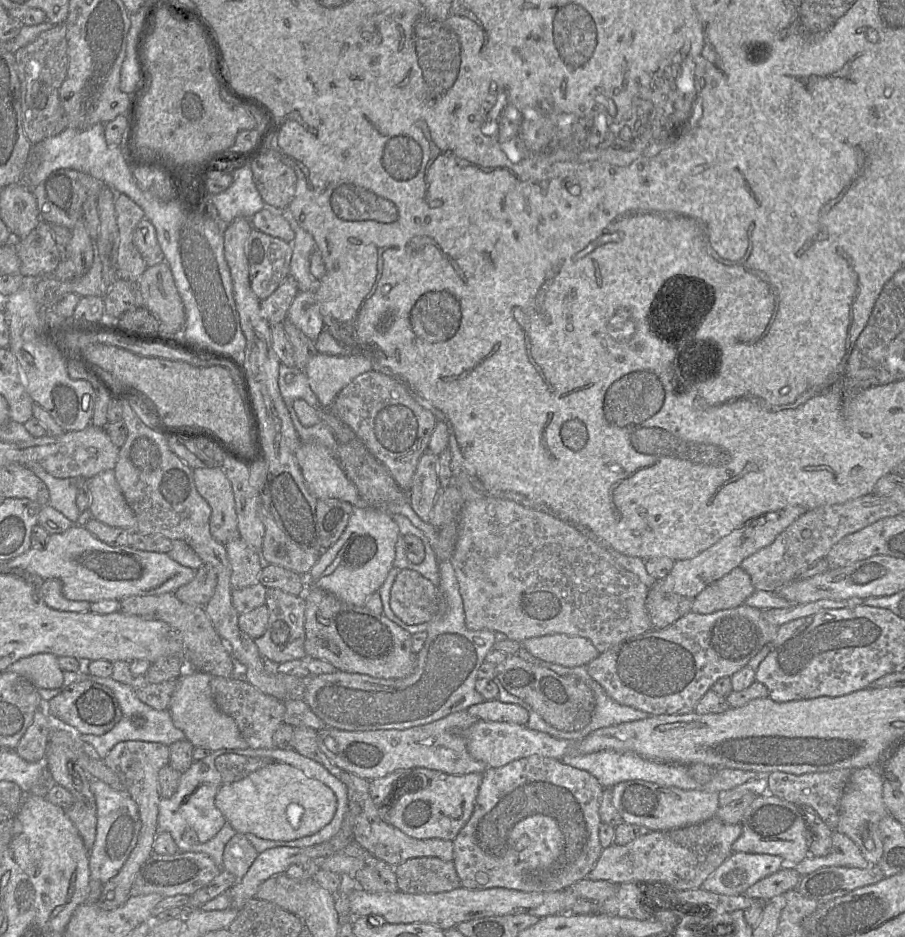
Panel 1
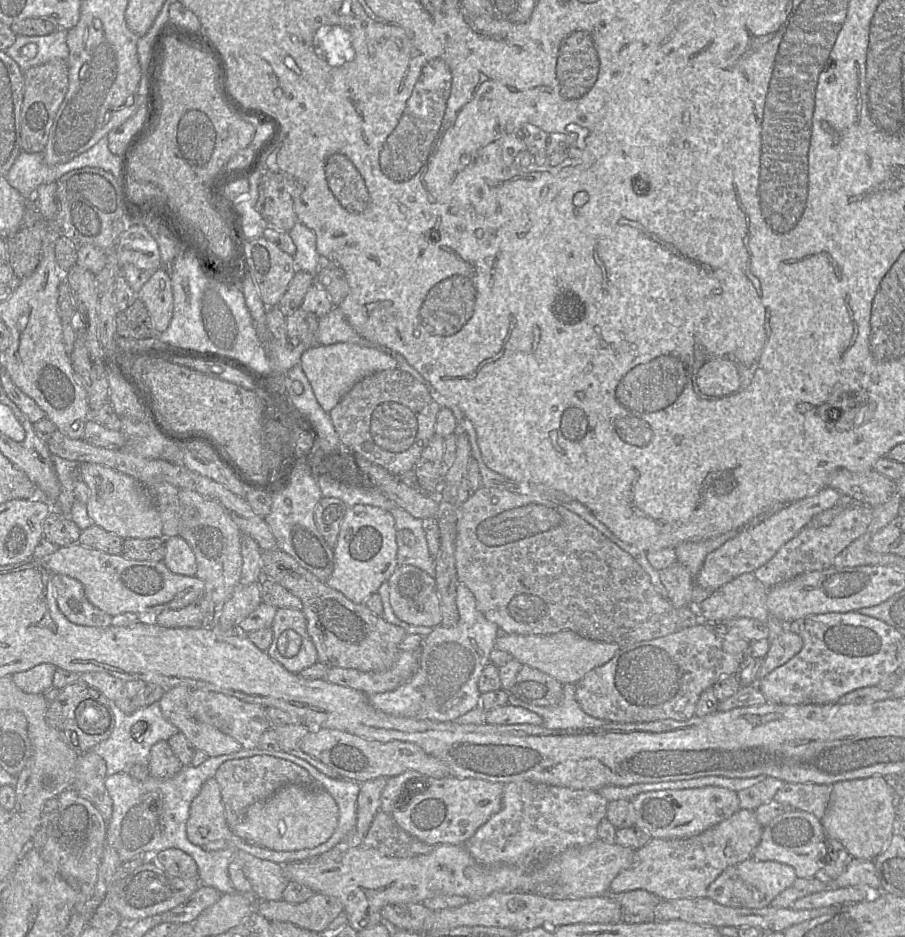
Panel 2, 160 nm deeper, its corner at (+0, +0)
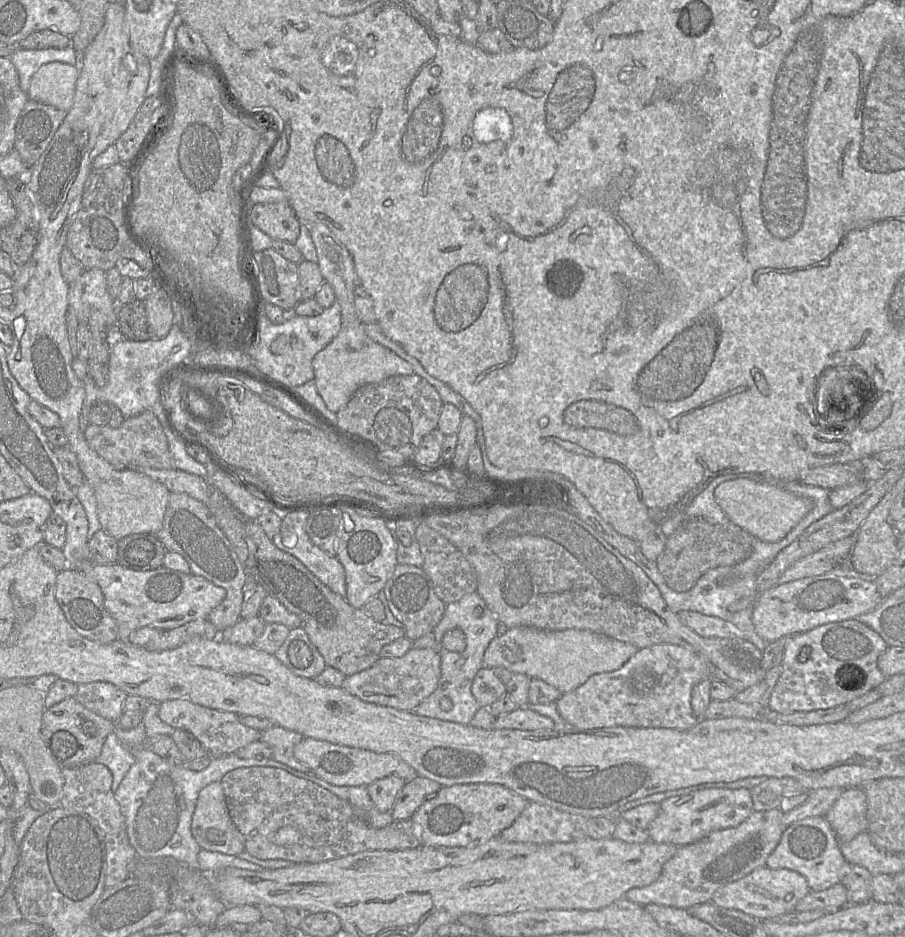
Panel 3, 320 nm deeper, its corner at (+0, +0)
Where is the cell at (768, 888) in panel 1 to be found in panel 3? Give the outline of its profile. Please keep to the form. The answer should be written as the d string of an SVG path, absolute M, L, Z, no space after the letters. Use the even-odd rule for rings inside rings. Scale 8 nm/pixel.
M838 883L825 890L810 890L796 904L794 911L824 910L826 913L832 913L848 904L846 888Z

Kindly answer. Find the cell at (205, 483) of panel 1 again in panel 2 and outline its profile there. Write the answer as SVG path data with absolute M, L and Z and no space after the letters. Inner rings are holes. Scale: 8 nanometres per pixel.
M179 489L178 497L181 505L179 537L187 542L195 554L195 576L204 582L205 595L219 607L231 597L234 588L240 582L242 534L218 502L186 489Z

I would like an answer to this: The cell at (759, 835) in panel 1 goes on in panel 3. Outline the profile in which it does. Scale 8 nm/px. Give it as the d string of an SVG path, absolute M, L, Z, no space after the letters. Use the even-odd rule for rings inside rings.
M824 817L804 818L785 828L778 845L767 858L766 866L797 871L806 878L811 890L825 890L841 882L850 864L841 853L839 844Z

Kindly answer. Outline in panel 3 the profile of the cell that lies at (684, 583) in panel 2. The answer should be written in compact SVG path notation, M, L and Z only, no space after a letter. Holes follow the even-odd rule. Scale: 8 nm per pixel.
M687 518L676 531L667 537L664 551L655 561L667 585L676 592L687 592L695 586L706 572L722 566L734 566L752 553L753 541L757 539L733 523L712 524L702 518Z

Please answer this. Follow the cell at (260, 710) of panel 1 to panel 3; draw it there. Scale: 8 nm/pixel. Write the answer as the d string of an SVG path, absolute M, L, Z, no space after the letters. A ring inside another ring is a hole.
M174 699L159 703L158 715L164 723L174 729L182 729L191 733L208 754L215 757L235 754L238 750L261 738L259 730L241 723L240 715L204 707L185 699Z

